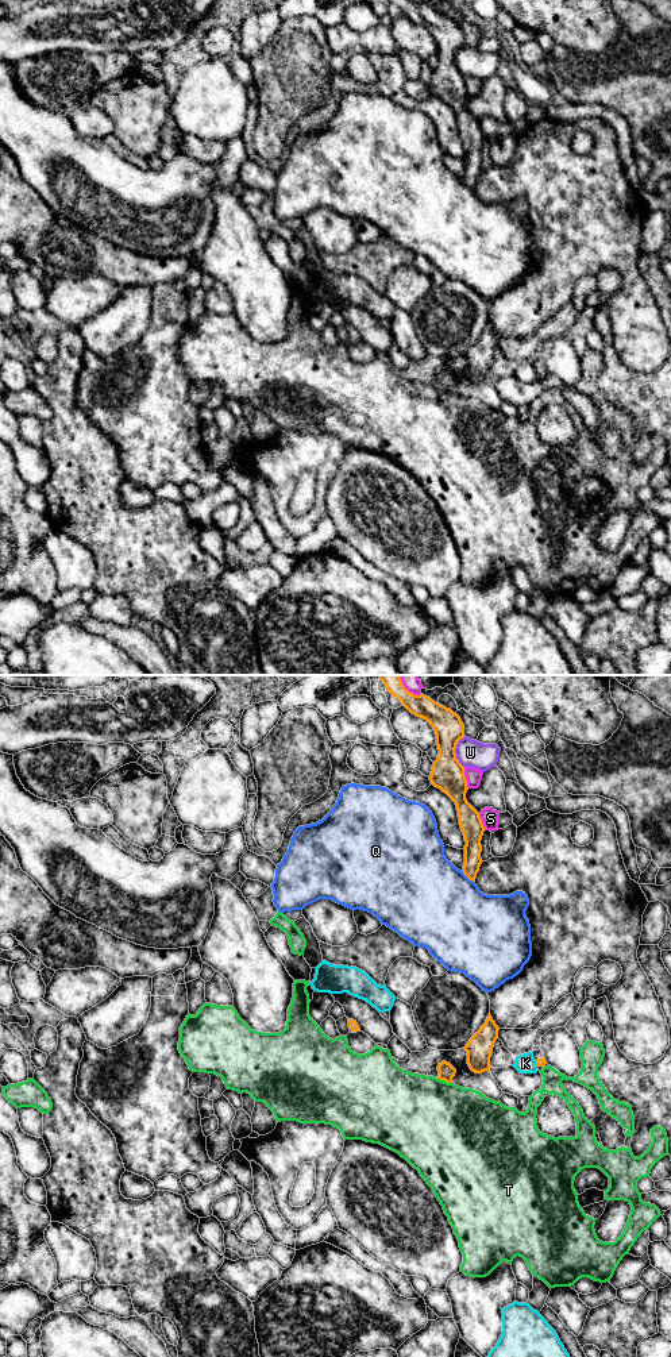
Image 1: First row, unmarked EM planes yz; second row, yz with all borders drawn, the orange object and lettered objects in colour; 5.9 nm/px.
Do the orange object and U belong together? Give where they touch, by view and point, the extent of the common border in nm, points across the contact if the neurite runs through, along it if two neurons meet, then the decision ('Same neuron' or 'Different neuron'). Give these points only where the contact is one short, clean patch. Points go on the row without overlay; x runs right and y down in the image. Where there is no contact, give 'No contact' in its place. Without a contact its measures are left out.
Touches orange at yz (454, 60). Shared border 190 nm. Boundary: yz (465, 45), (455, 57), (455, 66), (463, 76). Different neuron

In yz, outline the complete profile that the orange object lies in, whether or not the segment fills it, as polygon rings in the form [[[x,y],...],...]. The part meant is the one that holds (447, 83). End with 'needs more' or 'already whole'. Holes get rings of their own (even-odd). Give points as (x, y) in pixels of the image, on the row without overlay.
[[[409,0],[389,1],[398,7],[412,23],[427,28],[435,39],[439,65],[432,73],[429,89],[456,113],[459,134],[466,150],[463,182],[475,190],[482,173],[481,149],[486,138],[479,122],[466,108],[468,96],[464,76],[455,62],[458,50],[464,46],[464,34],[456,22],[424,3],[414,4]]] | already whole

